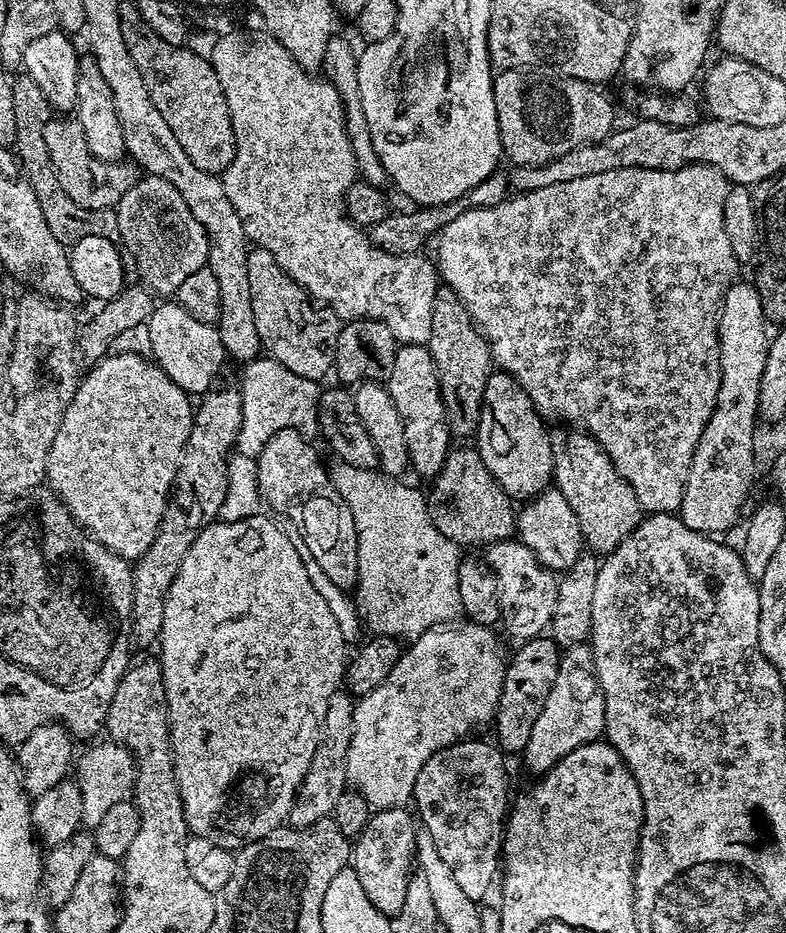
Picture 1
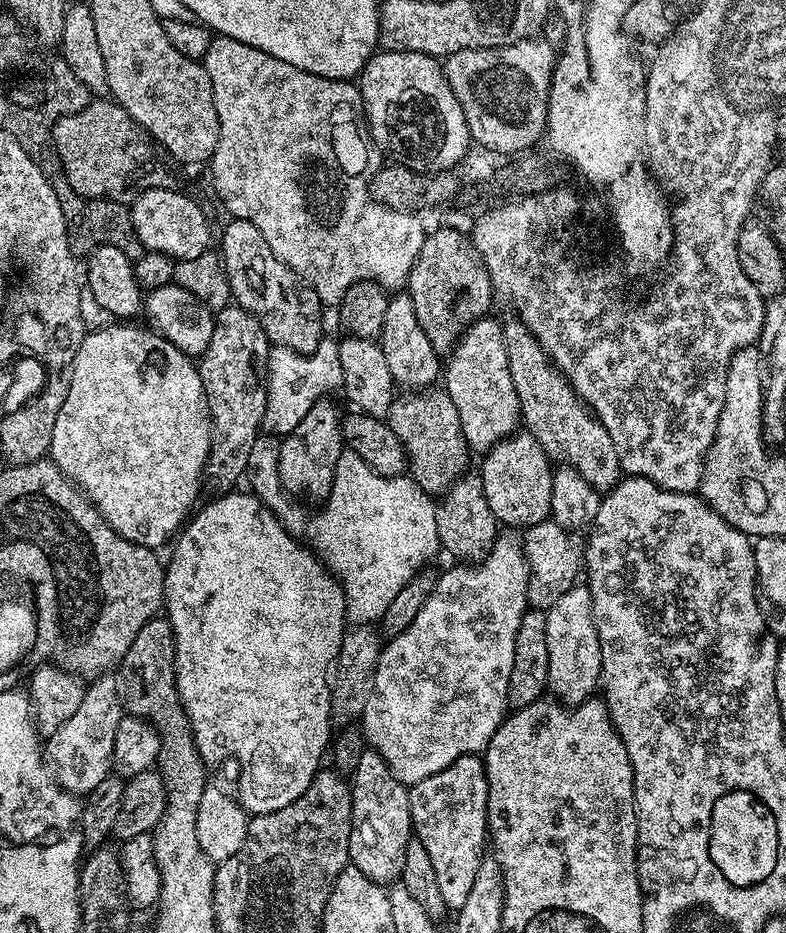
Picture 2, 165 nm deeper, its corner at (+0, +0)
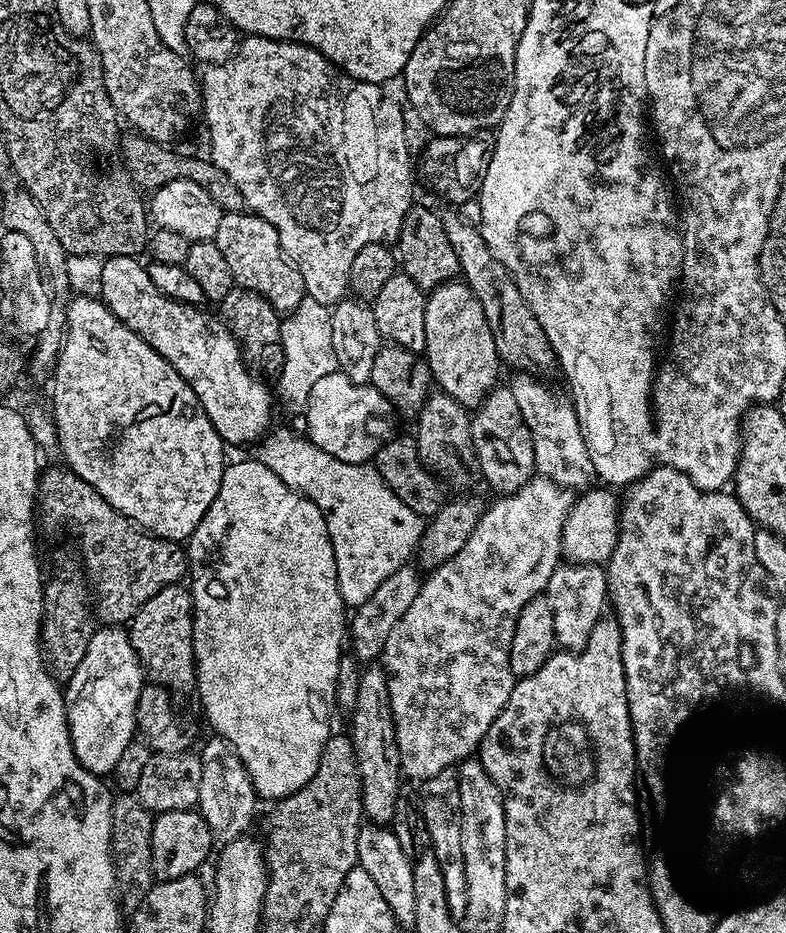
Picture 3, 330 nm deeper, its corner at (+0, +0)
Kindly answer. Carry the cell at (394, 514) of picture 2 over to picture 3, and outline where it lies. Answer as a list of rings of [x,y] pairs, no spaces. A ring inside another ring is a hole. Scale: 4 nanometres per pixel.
[[[273,427],[254,448],[254,458],[270,466],[290,490],[302,494],[326,518],[326,530],[334,546],[338,590],[345,609],[355,610],[394,574],[413,559],[424,533],[425,517],[418,515],[376,472],[371,463],[351,464],[318,450],[307,435]]]

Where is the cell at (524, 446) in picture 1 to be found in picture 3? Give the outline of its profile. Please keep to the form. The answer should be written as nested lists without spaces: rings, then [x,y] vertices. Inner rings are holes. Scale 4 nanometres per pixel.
[[[459,279],[449,280],[447,284],[439,284],[426,296],[426,346],[422,353],[428,361],[435,387],[444,392],[454,402],[464,408],[475,410],[481,402],[497,387],[502,369],[502,361],[494,346],[494,334],[490,330],[490,322],[486,322],[486,314],[482,310],[482,302],[470,291],[467,284]]]

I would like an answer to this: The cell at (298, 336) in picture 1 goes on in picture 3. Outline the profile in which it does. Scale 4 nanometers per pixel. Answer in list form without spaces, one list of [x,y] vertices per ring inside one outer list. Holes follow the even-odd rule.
[[[225,212],[222,222],[218,222],[216,235],[218,250],[222,250],[226,262],[230,265],[230,274],[239,287],[254,290],[262,294],[281,314],[293,312],[304,301],[306,295],[302,274],[293,266],[292,261],[284,255],[278,230],[270,226],[254,212]]]

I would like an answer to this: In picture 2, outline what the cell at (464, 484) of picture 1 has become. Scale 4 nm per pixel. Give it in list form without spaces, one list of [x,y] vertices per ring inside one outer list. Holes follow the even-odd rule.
[[[440,386],[400,395],[393,399],[386,419],[390,430],[394,430],[394,434],[398,434],[404,443],[408,455],[407,475],[423,492],[443,494],[455,480],[465,475],[467,468],[464,467],[470,457],[468,443],[462,434],[462,422],[458,418],[458,406],[454,406],[447,391]]]

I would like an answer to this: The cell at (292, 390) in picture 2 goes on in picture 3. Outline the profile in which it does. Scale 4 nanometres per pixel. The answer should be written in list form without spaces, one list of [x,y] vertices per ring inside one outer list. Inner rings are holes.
[[[305,295],[304,301],[293,312],[287,313],[281,319],[280,333],[282,334],[284,365],[278,373],[278,381],[280,380],[278,400],[296,414],[303,413],[308,407],[310,390],[314,390],[316,383],[321,378],[326,378],[326,374],[337,371],[334,342],[330,339],[331,317],[329,305],[314,302],[314,298]]]

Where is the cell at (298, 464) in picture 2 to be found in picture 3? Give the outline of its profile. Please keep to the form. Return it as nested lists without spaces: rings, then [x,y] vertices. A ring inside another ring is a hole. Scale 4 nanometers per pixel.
[[[337,370],[326,374],[326,378],[321,378],[314,390],[310,390],[302,419],[308,423],[308,439],[318,446],[318,450],[326,450],[326,454],[334,454],[334,458],[342,462],[366,464],[376,457],[383,444],[392,439],[397,431],[398,413],[371,383],[356,384],[345,372]]]

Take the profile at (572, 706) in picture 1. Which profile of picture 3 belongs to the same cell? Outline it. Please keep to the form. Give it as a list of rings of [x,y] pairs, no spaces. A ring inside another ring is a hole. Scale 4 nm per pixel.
[[[561,563],[554,570],[554,574],[550,574],[546,595],[554,610],[557,645],[570,652],[579,652],[586,646],[586,642],[590,642],[590,630],[594,630],[594,626],[605,615],[608,595],[607,571],[598,564]]]

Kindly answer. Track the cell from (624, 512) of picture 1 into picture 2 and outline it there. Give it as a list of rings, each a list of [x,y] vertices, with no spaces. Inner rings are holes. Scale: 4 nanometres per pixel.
[[[519,318],[511,319],[505,319],[502,327],[506,358],[510,358],[510,378],[514,378],[514,390],[518,390],[523,427],[531,436],[538,438],[542,450],[546,450],[553,461],[578,470],[578,474],[582,474],[590,486],[607,494],[622,478],[614,438],[610,438],[606,426],[602,426],[591,408],[572,389],[572,384],[548,357],[538,338],[534,338],[534,334]]]

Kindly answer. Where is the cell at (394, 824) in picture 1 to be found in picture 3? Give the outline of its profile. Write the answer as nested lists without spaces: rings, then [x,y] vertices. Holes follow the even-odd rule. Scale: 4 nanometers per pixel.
[[[368,666],[361,671],[358,700],[350,711],[352,717],[352,745],[362,782],[362,806],[364,816],[373,824],[388,826],[392,823],[395,803],[402,791],[402,769],[398,754],[398,738],[394,730],[394,718],[390,710],[388,673],[380,666]]]

